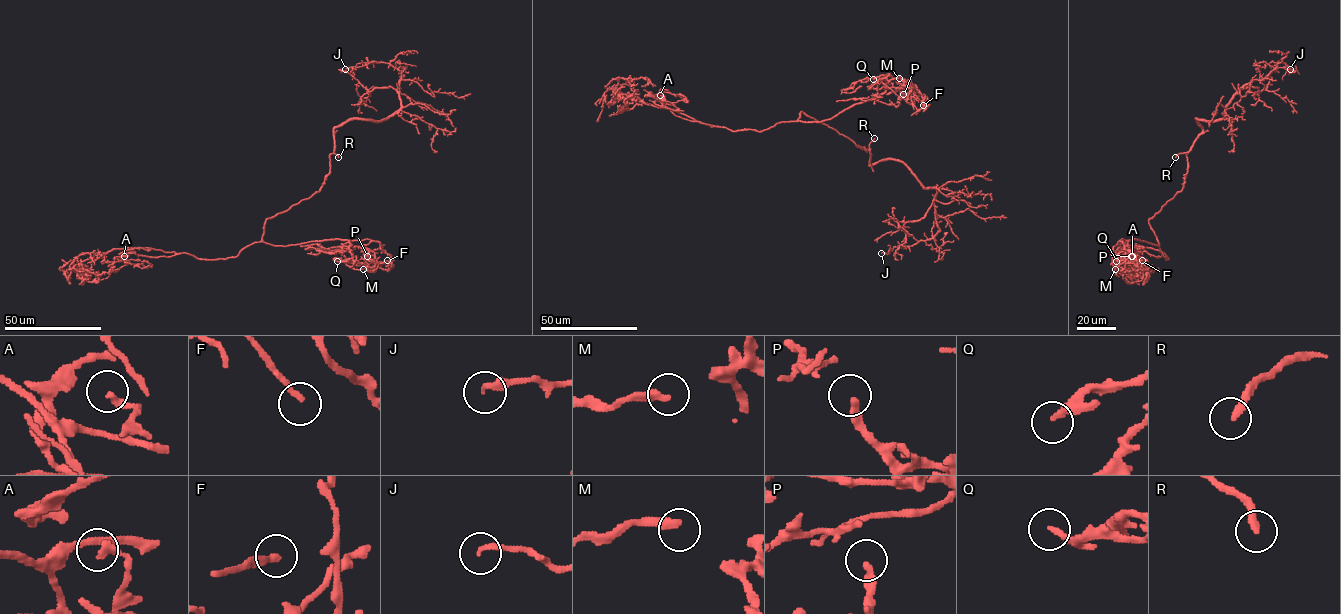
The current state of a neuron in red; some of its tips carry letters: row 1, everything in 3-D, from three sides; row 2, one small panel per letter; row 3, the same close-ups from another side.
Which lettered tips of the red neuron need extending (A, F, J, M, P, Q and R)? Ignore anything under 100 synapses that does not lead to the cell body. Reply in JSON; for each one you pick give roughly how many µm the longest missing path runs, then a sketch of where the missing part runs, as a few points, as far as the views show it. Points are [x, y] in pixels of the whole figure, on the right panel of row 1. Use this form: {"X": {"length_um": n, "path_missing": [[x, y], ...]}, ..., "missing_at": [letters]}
{"R": {"length_um": 80, "path_missing": [[1175, 157], [1169, 157], [1146, 171], [1122, 175], [1095, 150]]}, "missing_at": ["R"]}

